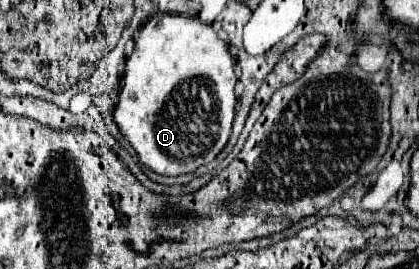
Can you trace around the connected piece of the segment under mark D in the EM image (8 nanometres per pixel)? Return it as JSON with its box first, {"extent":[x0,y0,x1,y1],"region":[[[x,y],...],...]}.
{"extent":[115,16,237,176],"region":[[[155,16],[135,34],[135,52],[127,58],[115,122],[147,168],[165,176],[195,172],[199,166],[209,164],[231,136],[237,104],[235,84],[235,60],[229,54],[229,44],[217,36],[211,24],[197,16]]]}

